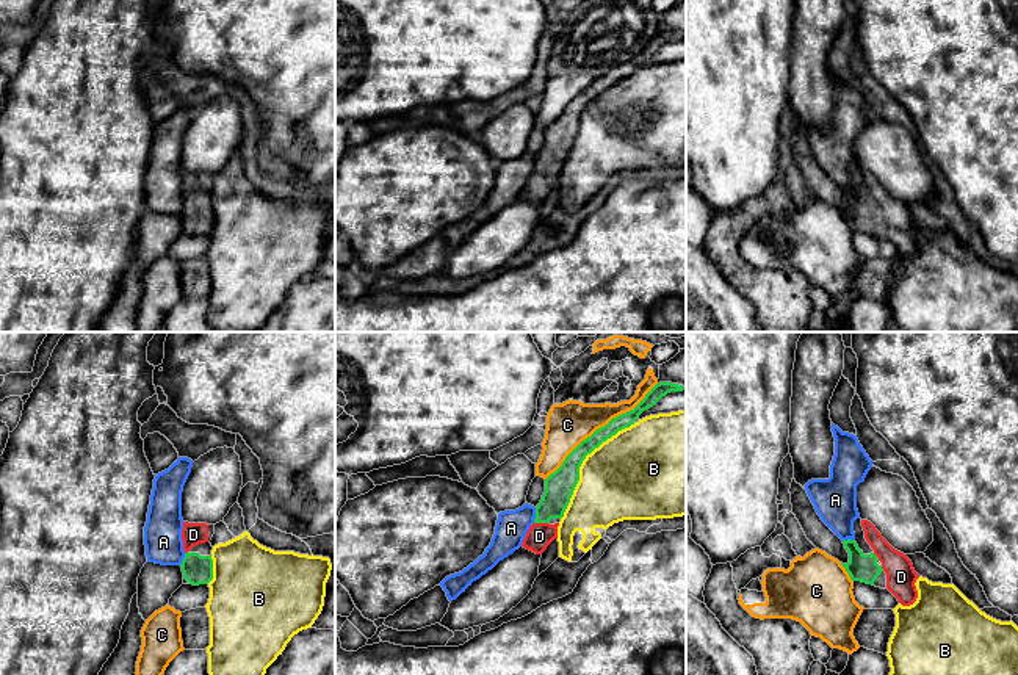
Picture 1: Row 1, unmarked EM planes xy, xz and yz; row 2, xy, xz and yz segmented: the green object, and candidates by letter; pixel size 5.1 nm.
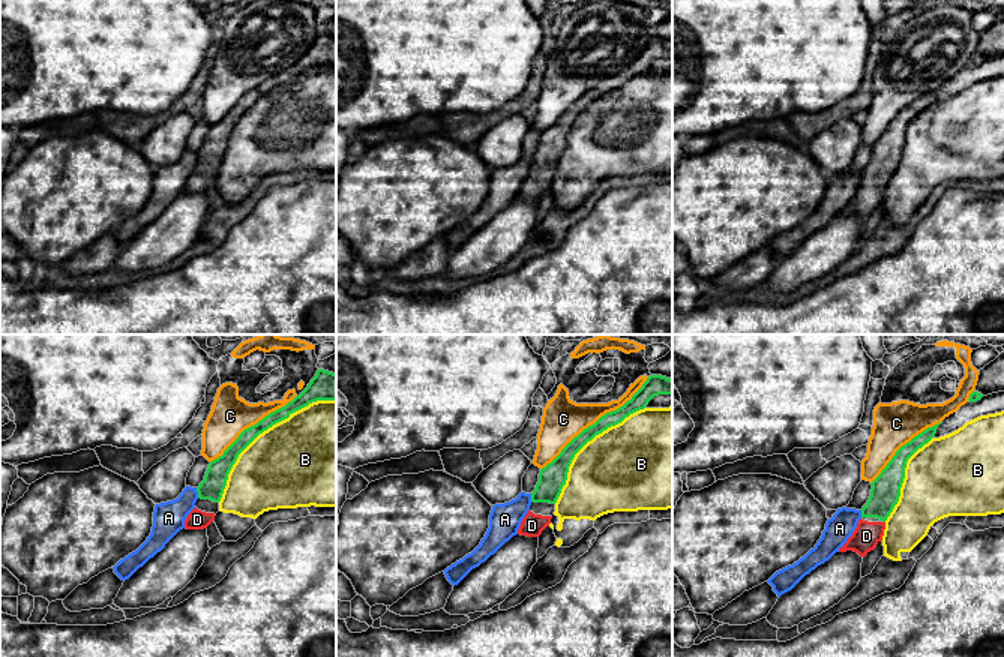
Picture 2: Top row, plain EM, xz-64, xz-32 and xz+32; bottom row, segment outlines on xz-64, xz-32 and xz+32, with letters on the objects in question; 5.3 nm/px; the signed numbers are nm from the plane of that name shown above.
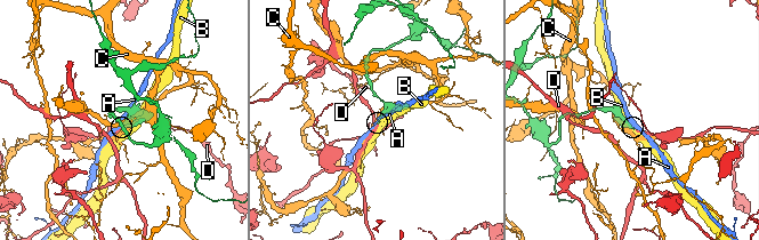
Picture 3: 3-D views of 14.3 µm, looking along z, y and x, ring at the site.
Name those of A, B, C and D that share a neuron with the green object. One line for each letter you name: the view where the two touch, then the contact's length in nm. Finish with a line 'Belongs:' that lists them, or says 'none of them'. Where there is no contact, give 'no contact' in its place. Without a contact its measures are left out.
D: xz | 70 nm
Belongs: D

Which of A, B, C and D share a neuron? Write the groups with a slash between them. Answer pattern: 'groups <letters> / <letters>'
groups A B / C / D

